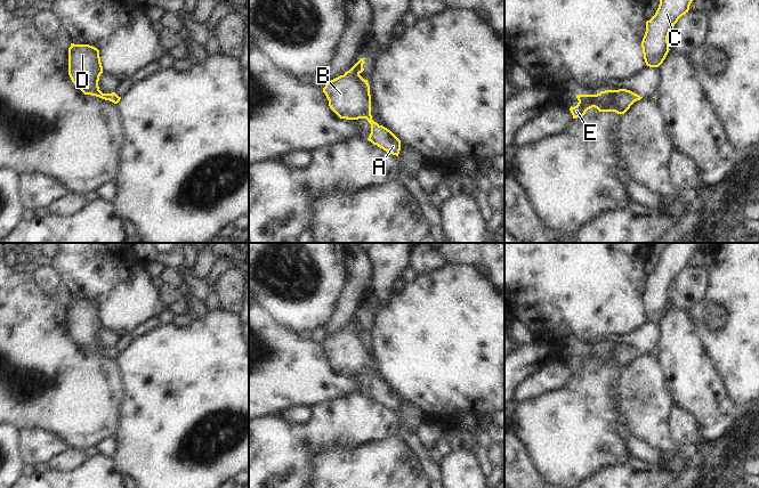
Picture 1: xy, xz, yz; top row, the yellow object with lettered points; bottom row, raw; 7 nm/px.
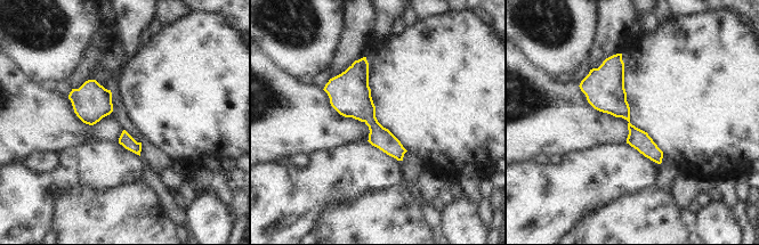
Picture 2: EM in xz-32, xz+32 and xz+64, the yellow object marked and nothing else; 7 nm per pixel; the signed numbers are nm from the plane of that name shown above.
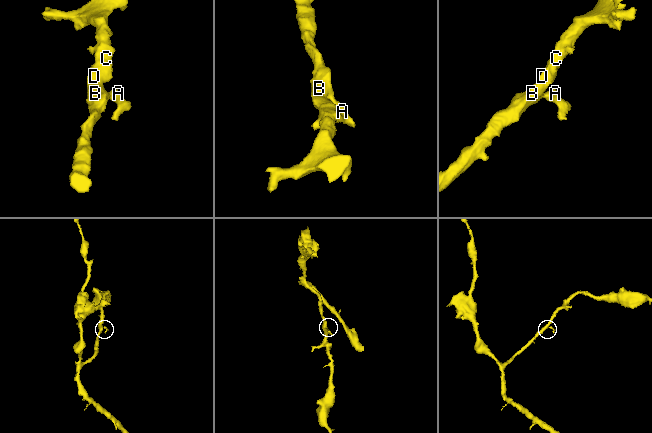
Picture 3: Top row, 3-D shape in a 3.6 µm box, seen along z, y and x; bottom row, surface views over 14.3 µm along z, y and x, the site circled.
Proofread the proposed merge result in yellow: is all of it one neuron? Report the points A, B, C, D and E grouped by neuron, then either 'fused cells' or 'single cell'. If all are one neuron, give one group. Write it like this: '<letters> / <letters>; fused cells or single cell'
A B C D E; single cell

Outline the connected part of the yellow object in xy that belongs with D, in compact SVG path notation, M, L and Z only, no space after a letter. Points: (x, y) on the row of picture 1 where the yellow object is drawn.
M71 43L68 48L68 75L72 82L84 93L118 104L121 99L115 92L103 93L98 81L103 73L99 50L89 44Z

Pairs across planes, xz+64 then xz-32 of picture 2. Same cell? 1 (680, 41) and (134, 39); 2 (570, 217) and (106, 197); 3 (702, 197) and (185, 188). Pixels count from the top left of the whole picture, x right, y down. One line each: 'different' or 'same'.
1: different
2: different
3: same

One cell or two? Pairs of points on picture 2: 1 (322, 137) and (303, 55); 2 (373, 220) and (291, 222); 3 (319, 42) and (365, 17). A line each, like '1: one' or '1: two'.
1: two
2: two
3: two

